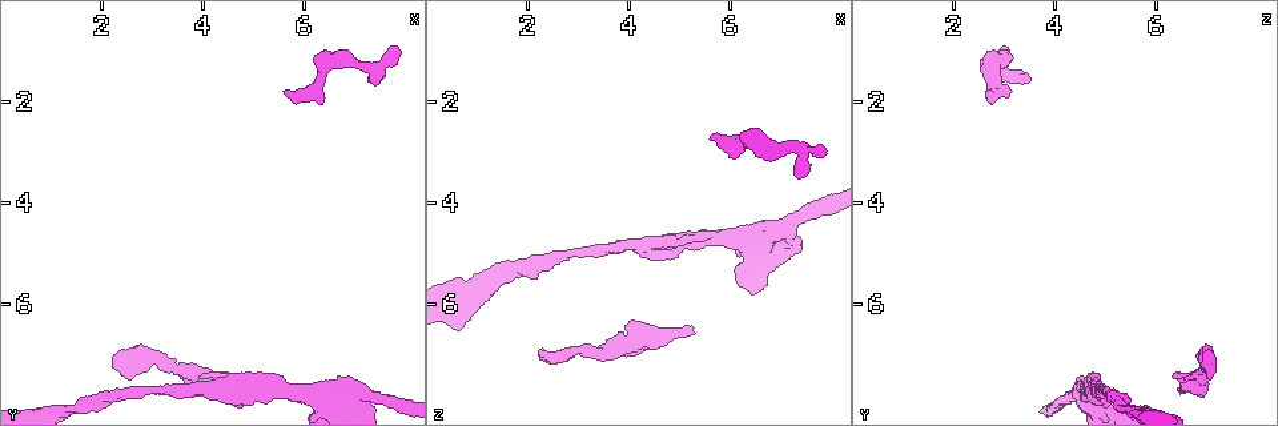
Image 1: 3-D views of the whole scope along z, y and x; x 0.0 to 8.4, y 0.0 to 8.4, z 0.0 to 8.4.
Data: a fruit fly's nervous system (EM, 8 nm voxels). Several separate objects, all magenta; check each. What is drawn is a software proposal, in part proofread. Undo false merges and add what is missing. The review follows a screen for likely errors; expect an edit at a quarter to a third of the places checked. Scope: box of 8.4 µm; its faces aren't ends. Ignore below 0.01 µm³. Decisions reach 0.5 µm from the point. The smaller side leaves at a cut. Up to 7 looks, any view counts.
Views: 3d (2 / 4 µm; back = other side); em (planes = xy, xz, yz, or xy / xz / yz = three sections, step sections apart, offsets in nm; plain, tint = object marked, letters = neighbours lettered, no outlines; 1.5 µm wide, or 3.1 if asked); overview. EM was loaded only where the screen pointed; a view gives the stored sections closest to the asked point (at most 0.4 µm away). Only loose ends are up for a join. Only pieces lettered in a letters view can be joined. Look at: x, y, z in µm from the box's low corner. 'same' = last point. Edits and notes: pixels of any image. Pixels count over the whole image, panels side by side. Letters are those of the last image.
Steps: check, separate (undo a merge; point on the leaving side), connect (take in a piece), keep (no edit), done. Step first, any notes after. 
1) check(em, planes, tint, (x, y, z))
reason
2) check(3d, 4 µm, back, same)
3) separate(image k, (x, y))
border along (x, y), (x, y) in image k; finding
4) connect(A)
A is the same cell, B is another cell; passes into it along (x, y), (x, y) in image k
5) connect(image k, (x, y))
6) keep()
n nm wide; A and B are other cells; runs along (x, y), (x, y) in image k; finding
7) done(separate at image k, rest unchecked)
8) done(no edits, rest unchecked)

check(em, planes, plain, (2.35, 7.15, 6.90))
branch stops here

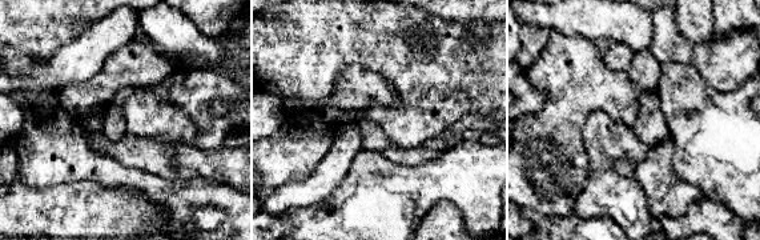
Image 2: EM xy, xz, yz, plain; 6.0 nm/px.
check(em, planes, letters, same)
what lies round it

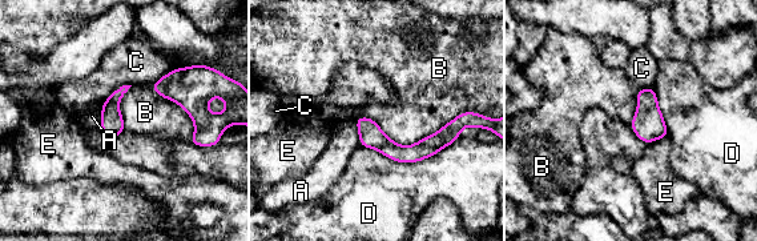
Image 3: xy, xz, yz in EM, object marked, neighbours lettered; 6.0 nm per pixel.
keep()
A, B, C, D and E are other cells; border along (468, 111), (409, 145), (358, 117) in image 3; no lettered piece goes on from it

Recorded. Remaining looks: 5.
check(em, planes, letters, (5.65, 1.75, 2.70))
an open end

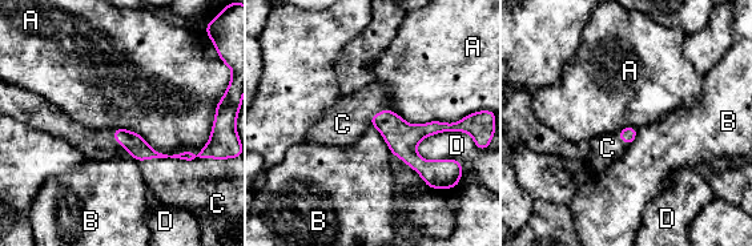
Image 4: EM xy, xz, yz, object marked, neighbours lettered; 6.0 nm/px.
connect(C)
C is the same cell, A, B and D are other cells; it goes on there

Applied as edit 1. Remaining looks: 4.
check(overview)

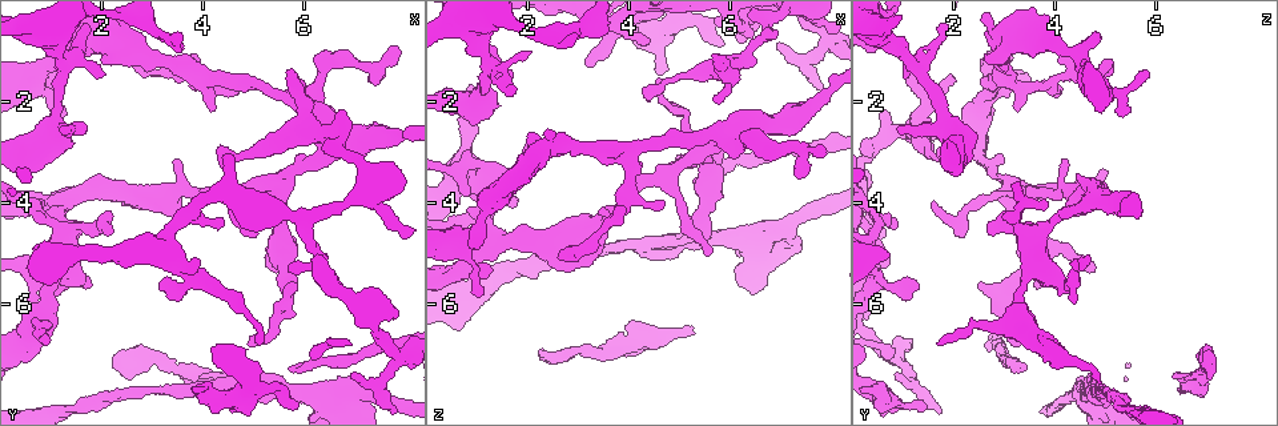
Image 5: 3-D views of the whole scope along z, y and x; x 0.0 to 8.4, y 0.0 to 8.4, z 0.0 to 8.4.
check(em, xy, step 8, tint, (1.00, 1.45, 5.90))
thin end

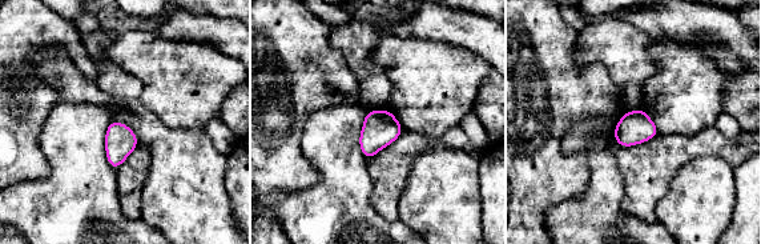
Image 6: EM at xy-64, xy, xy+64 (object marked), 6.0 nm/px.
check(em, planes, letters, same)

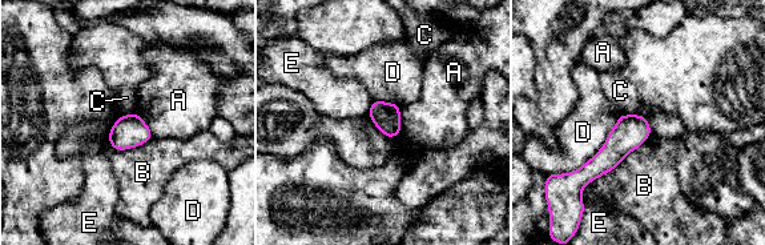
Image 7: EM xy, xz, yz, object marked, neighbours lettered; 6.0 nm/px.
keep()
A, B, C, D and E are other cells; none of them fits

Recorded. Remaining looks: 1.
done(connect at image 4, rest unchecked)

